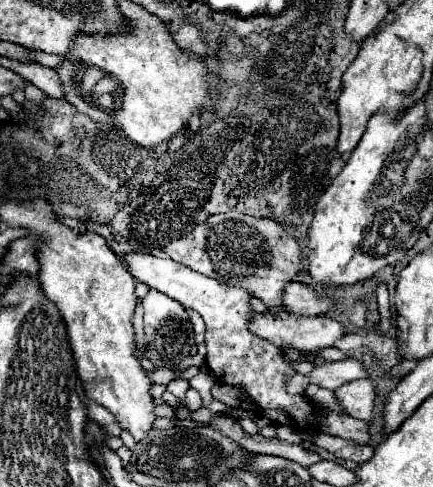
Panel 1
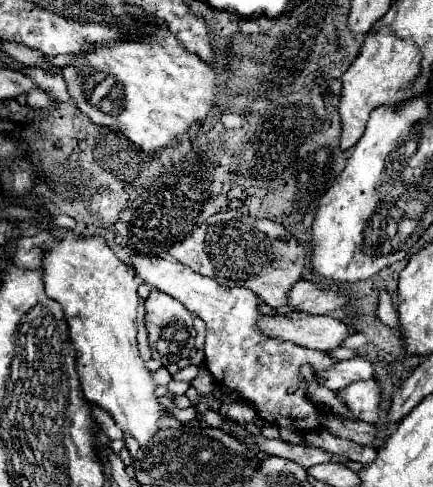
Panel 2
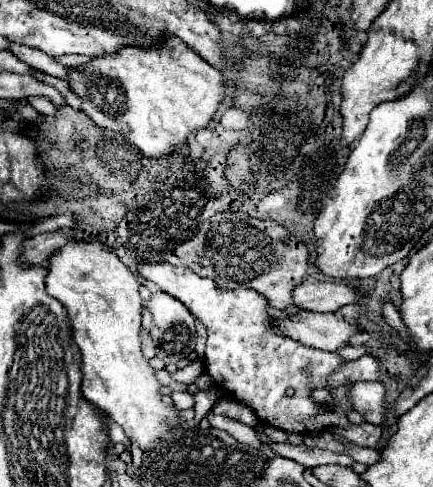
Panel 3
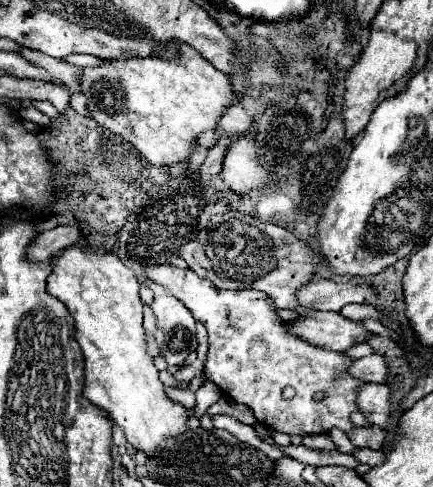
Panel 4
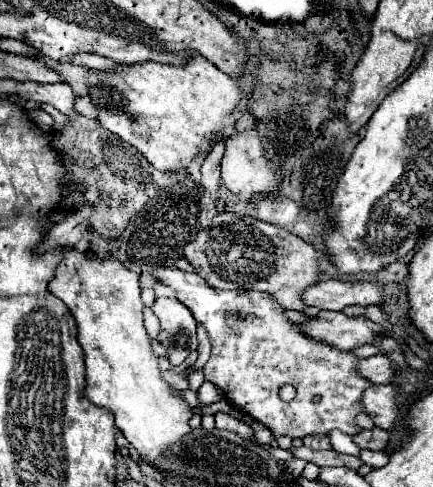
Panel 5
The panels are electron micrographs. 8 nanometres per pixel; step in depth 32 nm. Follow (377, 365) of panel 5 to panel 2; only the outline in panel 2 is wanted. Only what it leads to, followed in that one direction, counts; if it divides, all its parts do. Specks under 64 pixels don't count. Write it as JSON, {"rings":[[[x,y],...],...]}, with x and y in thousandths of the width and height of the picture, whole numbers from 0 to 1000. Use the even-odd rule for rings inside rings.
{"rings":[[[845,731],[794,739],[794,743],[776,747],[776,756],[767,756],[767,764],[758,764],[758,772],[748,772],[748,793],[776,805],[822,780],[855,780],[855,776],[864,776],[864,756],[868,756],[864,743],[850,739]]]}

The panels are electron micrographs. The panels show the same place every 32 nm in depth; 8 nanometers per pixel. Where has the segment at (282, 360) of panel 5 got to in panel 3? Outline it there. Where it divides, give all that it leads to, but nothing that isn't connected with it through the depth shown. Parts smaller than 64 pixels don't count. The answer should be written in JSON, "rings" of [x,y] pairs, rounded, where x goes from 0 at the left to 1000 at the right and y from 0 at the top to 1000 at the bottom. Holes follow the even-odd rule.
{"rings":[[[323,538],[323,563],[365,583],[379,600],[411,612],[476,669],[476,768],[508,801],[522,801],[540,821],[577,834],[600,867],[614,867],[665,891],[725,891],[767,875],[808,875],[804,846],[813,846],[813,825],[804,805],[813,784],[767,797],[762,830],[734,830],[721,821],[721,805],[730,797],[753,797],[762,772],[799,739],[776,723],[711,715],[697,702],[656,690],[628,665],[628,649],[619,645],[624,624],[600,600],[568,591],[508,591],[494,575],[462,571],[439,550],[402,546],[393,538]],[[661,797],[684,801],[674,817],[656,813]]]}

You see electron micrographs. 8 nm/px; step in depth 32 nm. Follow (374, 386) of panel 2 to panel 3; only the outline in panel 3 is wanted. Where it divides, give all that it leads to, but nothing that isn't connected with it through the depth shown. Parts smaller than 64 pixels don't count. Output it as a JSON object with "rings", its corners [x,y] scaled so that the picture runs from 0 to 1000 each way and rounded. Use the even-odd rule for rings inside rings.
{"rings":[[[827,784],[813,797],[813,830],[822,846],[836,846],[841,862],[855,871],[887,871],[891,850],[891,797],[868,784]]]}

